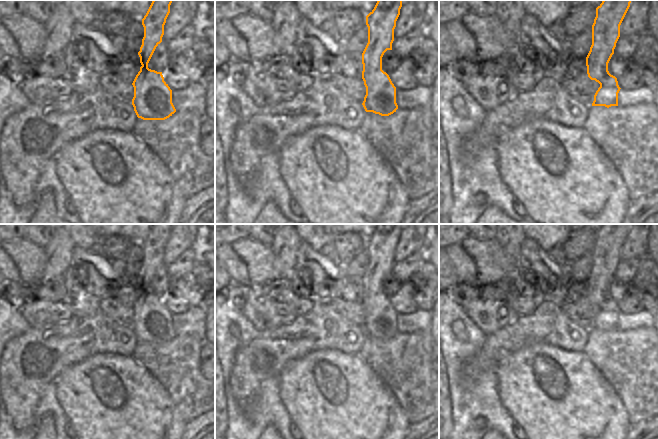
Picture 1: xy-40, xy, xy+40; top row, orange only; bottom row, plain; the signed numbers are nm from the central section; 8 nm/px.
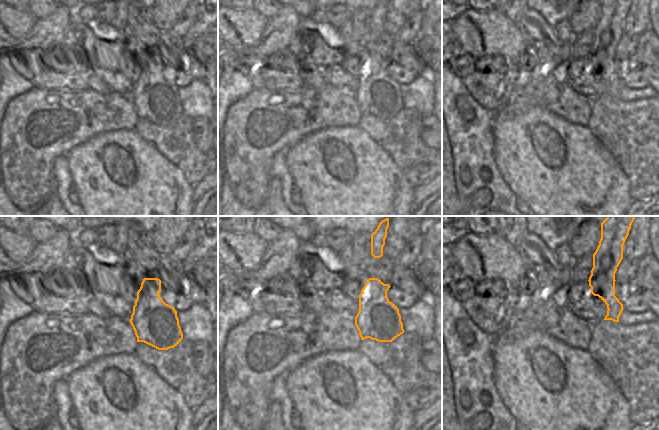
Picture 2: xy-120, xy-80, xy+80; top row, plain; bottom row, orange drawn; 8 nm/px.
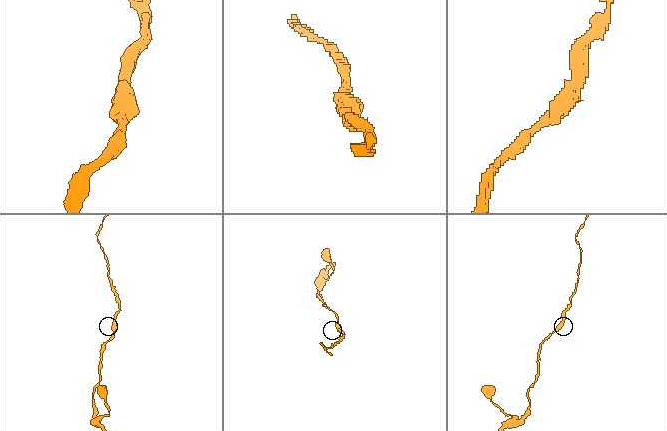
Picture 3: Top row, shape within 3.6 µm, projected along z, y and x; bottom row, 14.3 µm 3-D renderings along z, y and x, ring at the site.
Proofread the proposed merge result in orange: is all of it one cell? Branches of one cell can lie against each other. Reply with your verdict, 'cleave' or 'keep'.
keep

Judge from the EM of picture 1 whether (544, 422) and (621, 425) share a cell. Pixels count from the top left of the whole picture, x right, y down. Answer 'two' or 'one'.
one

